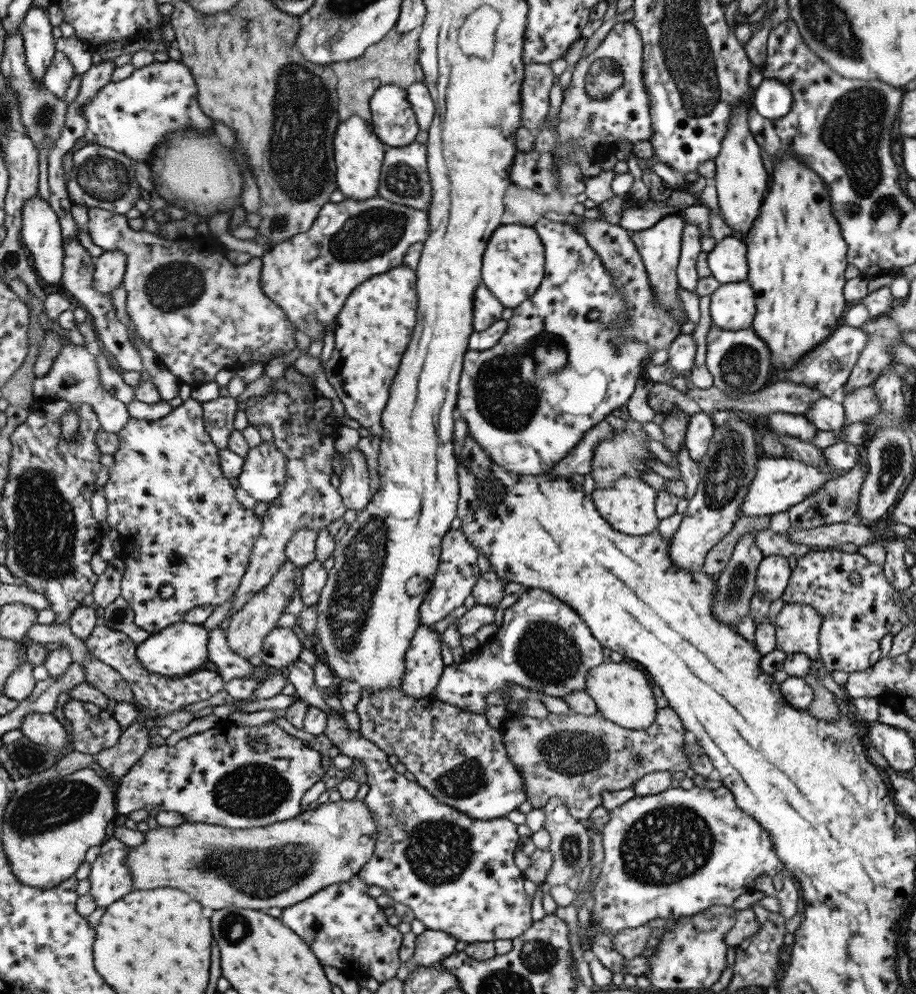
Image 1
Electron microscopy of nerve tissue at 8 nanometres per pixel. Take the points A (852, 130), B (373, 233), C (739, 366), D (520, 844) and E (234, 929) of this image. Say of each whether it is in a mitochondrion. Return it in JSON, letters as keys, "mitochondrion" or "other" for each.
{"A":"mitochondrion","B":"mitochondrion","C":"mitochondrion","D":"other","E":"mitochondrion"}

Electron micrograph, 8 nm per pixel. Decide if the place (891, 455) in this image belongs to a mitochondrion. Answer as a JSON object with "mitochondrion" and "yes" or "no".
{"mitochondrion":"yes"}

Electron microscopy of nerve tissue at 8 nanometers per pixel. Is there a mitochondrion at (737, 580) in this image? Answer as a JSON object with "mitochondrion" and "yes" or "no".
{"mitochondrion":"yes"}

